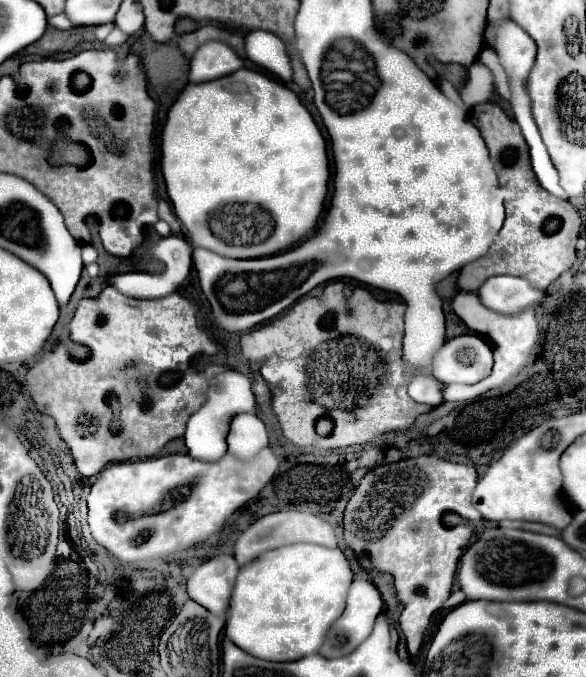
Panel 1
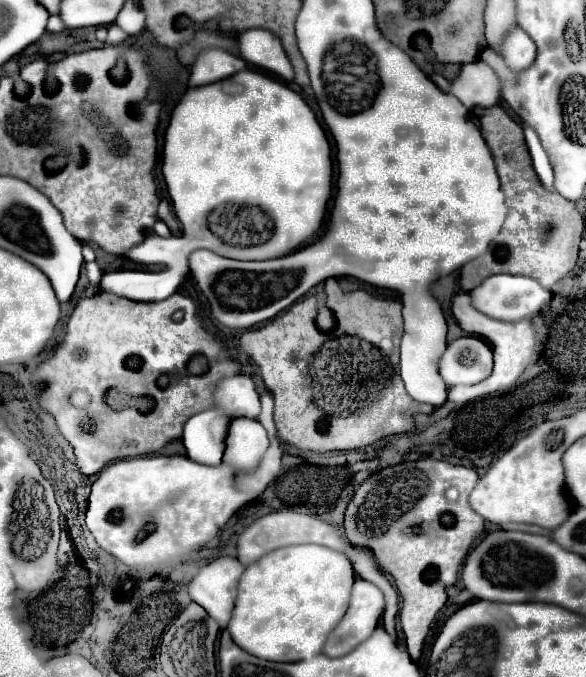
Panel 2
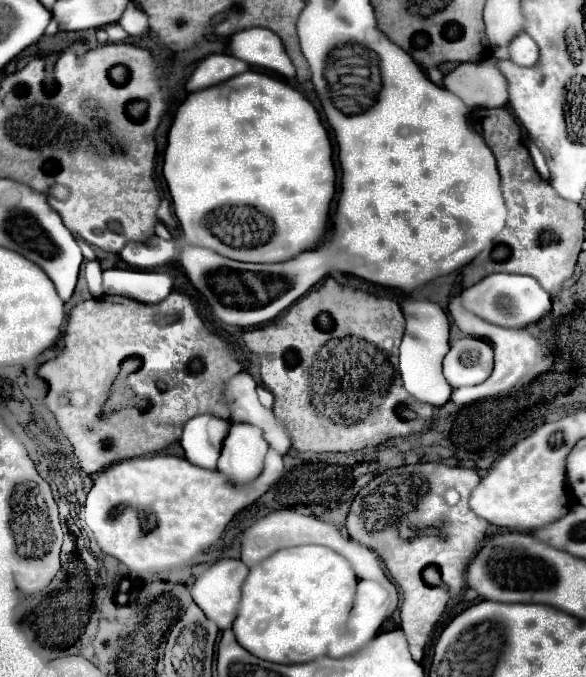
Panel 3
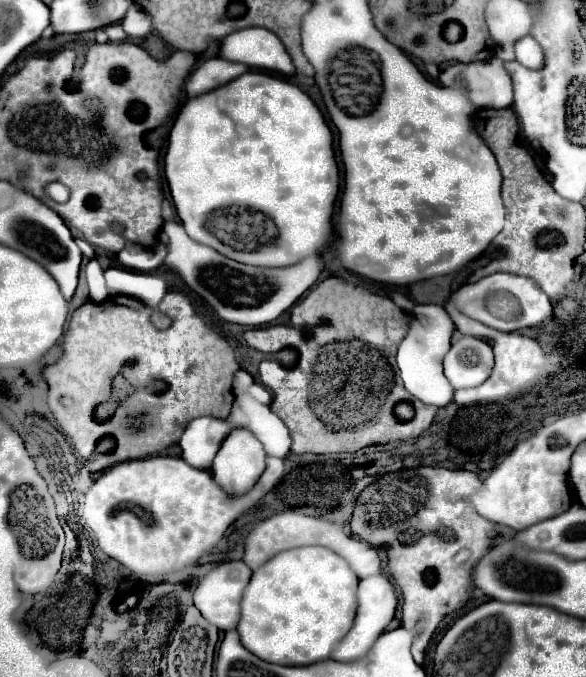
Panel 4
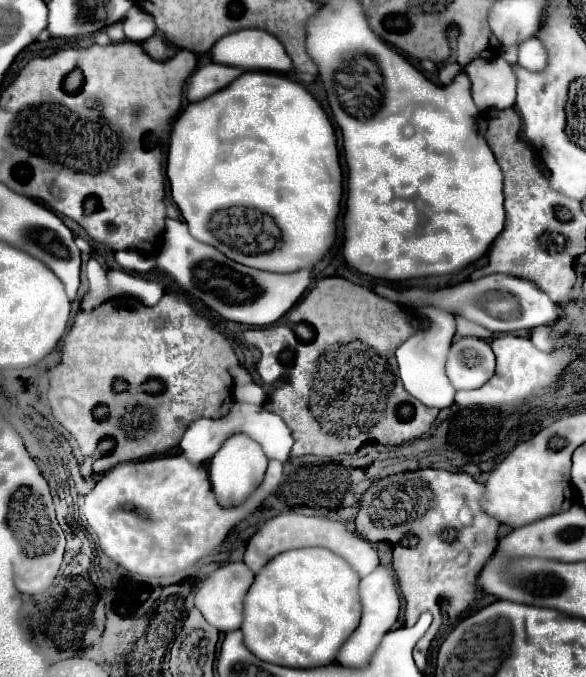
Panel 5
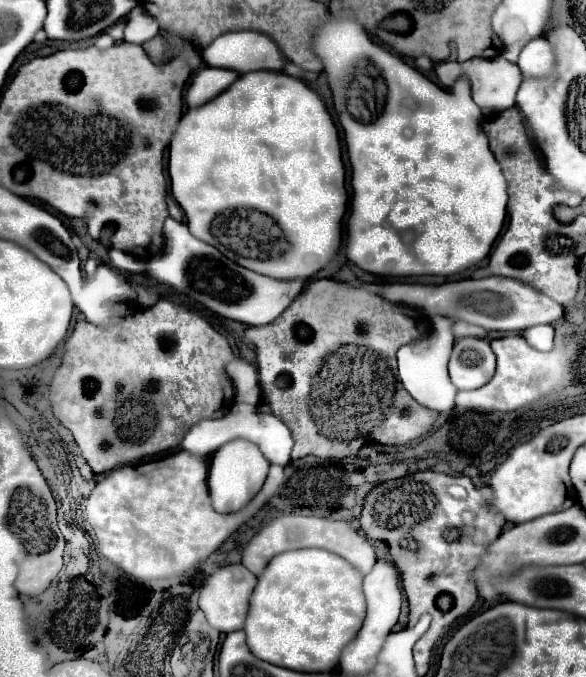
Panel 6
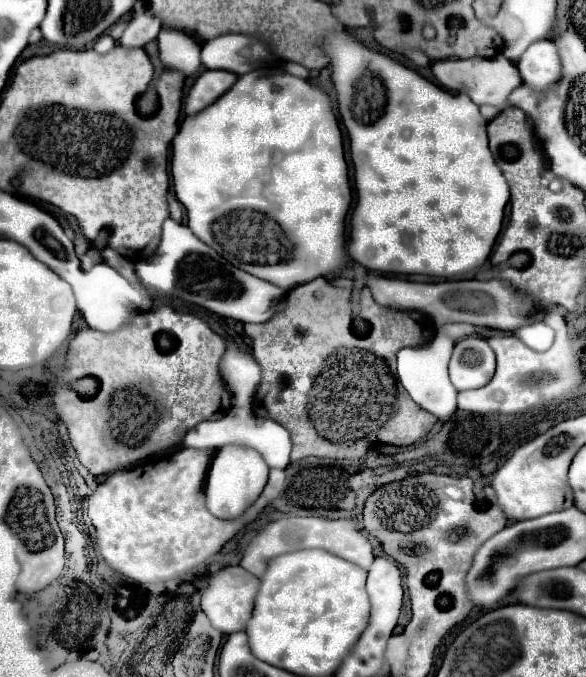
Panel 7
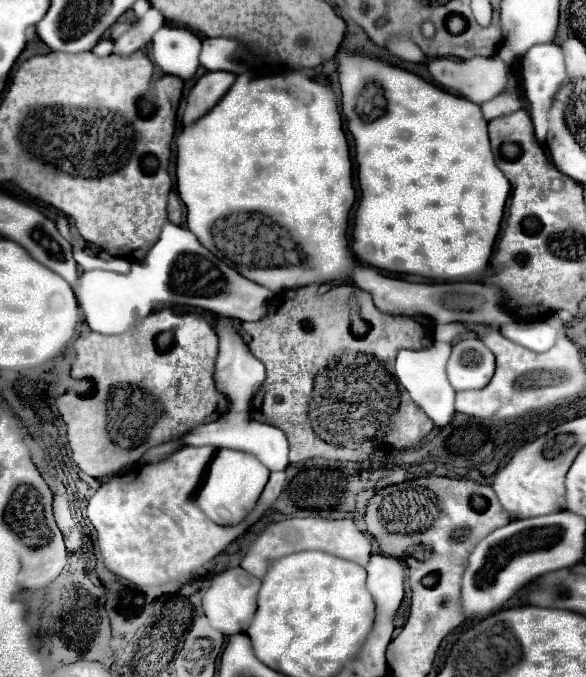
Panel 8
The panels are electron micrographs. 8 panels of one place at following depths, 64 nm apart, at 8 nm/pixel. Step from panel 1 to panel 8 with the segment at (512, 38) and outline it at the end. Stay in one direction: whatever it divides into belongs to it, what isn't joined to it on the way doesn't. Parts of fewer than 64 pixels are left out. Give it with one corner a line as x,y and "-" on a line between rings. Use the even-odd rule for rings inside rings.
536,44
522,56
522,80
526,98
530,100
530,116
534,122
536,138
542,144
546,140
546,120
548,120
548,108
552,104
552,96
556,94
556,88
564,84
566,80
566,68
564,68
564,54
560,52
558,44

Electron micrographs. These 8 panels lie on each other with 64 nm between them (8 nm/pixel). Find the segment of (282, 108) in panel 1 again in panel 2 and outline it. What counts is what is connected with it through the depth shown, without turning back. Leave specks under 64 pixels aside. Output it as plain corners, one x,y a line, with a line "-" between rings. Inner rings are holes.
244,70
244,72
236,72
236,76
230,76
228,80
206,84
204,88
188,88
188,92
180,98
180,102
172,110
170,124
164,134
162,174
164,174
166,184
176,184
176,188
180,188
180,192
168,192
172,204
180,204
180,212
176,212
178,220
182,224
184,220
196,220
196,244
194,244
196,248
206,248
224,258
234,258
234,260
270,260
270,258
280,258
280,256
294,252
320,230
324,214
326,214
326,202
330,198
330,180
332,180
330,144
314,112
294,90
290,90
280,80
266,76
262,72
-
192,92
196,92
196,96
192,96
-
168,164
172,164
176,172
168,172

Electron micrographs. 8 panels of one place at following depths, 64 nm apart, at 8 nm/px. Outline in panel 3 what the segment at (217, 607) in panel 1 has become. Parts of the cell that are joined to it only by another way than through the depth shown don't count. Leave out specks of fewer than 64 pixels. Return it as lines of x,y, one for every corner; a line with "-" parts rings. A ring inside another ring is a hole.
222,558
202,572
192,584
192,600
204,610
204,614
216,622
220,630
232,626
236,608
240,602
240,584
248,574
248,566
242,560

